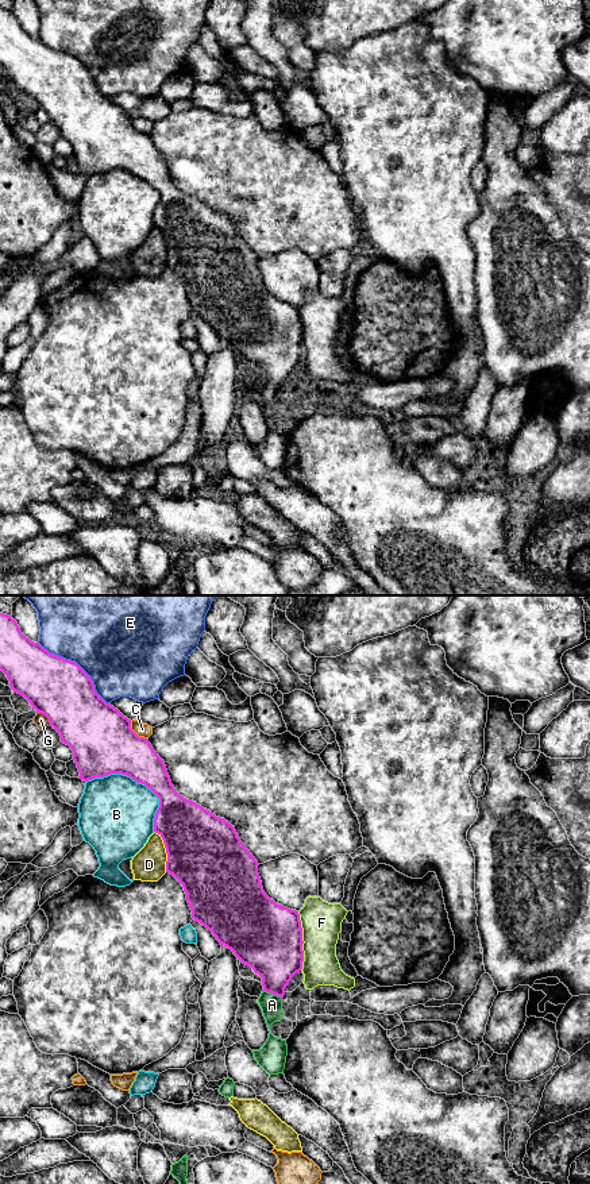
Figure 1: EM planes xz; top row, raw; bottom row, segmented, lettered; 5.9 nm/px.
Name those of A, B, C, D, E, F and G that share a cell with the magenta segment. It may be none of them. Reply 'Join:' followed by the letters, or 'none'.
Join: A

